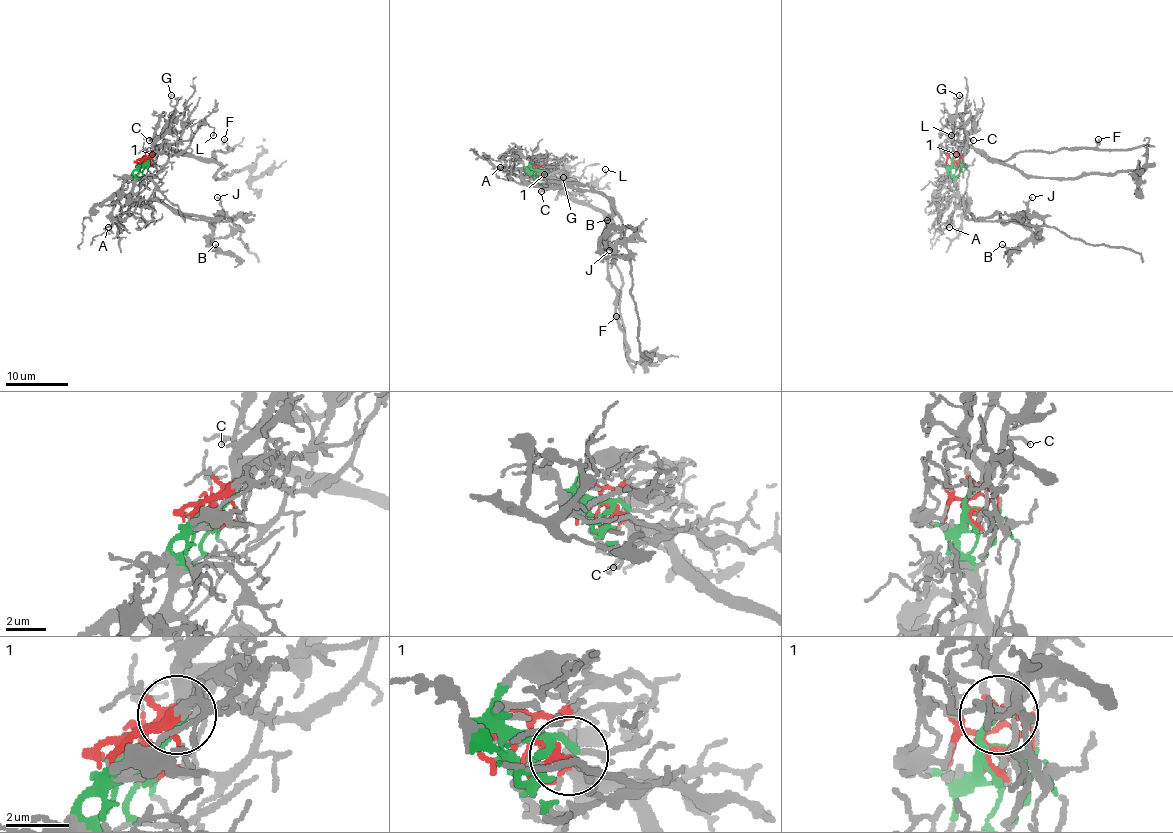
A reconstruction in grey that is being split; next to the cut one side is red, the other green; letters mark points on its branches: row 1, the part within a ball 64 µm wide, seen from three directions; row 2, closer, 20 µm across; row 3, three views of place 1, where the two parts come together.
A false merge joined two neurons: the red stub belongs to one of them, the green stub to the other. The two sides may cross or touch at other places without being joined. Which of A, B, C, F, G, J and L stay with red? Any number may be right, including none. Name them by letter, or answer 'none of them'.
C, F, G, L

